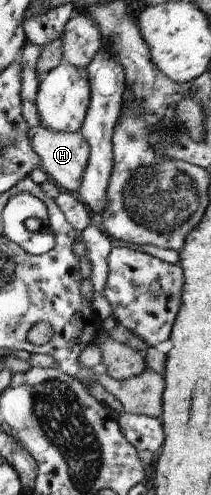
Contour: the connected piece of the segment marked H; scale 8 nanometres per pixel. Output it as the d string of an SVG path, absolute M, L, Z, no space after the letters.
M30 127L28 132L31 139L31 146L41 159L40 166L48 174L61 191L74 192L81 187L83 173L87 169L89 160L89 145L85 137L79 132L57 132L47 129L47 127Z

